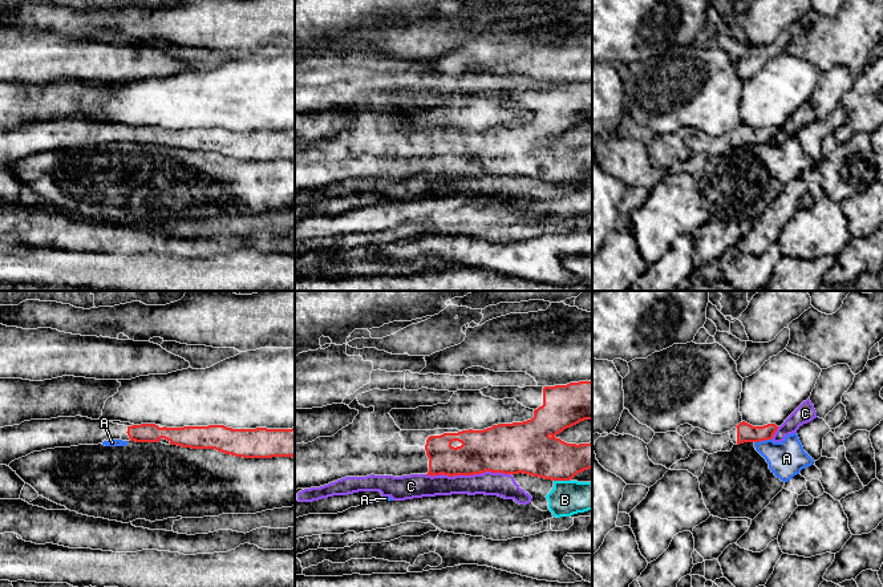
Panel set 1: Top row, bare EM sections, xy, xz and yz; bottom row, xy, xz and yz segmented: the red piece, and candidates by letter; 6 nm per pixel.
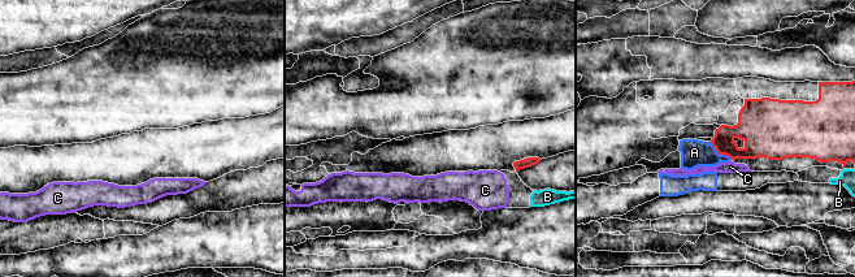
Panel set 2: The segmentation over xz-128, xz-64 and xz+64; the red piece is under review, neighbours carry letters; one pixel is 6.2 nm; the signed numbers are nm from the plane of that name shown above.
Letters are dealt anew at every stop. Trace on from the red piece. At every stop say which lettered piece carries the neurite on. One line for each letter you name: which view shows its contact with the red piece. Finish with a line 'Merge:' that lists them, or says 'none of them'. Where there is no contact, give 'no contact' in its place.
Merge: none of them

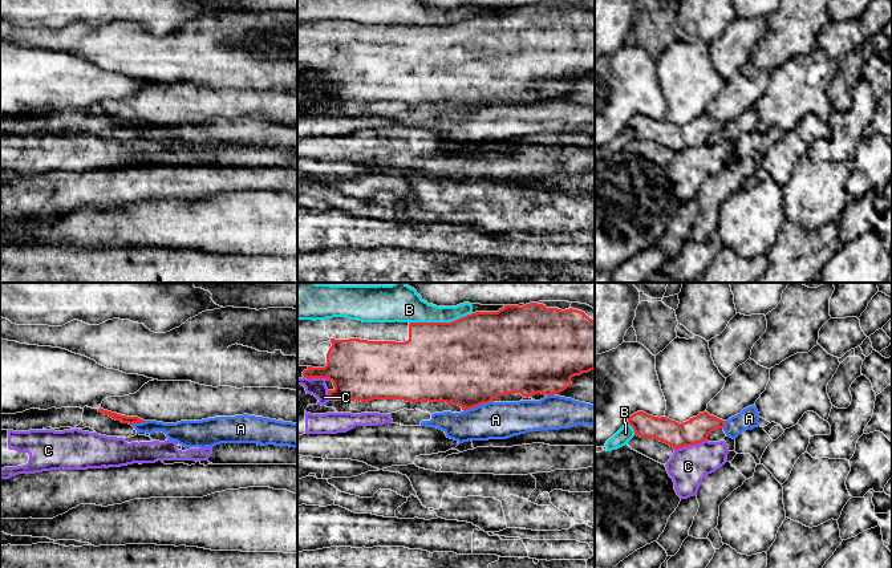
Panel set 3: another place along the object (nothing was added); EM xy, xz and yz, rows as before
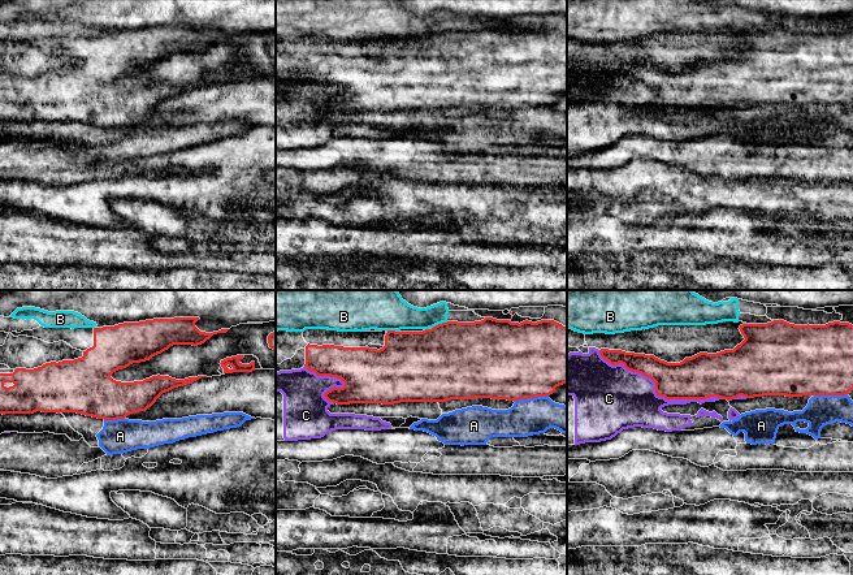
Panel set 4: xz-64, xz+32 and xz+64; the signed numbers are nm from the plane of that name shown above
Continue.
Merge: none of them

